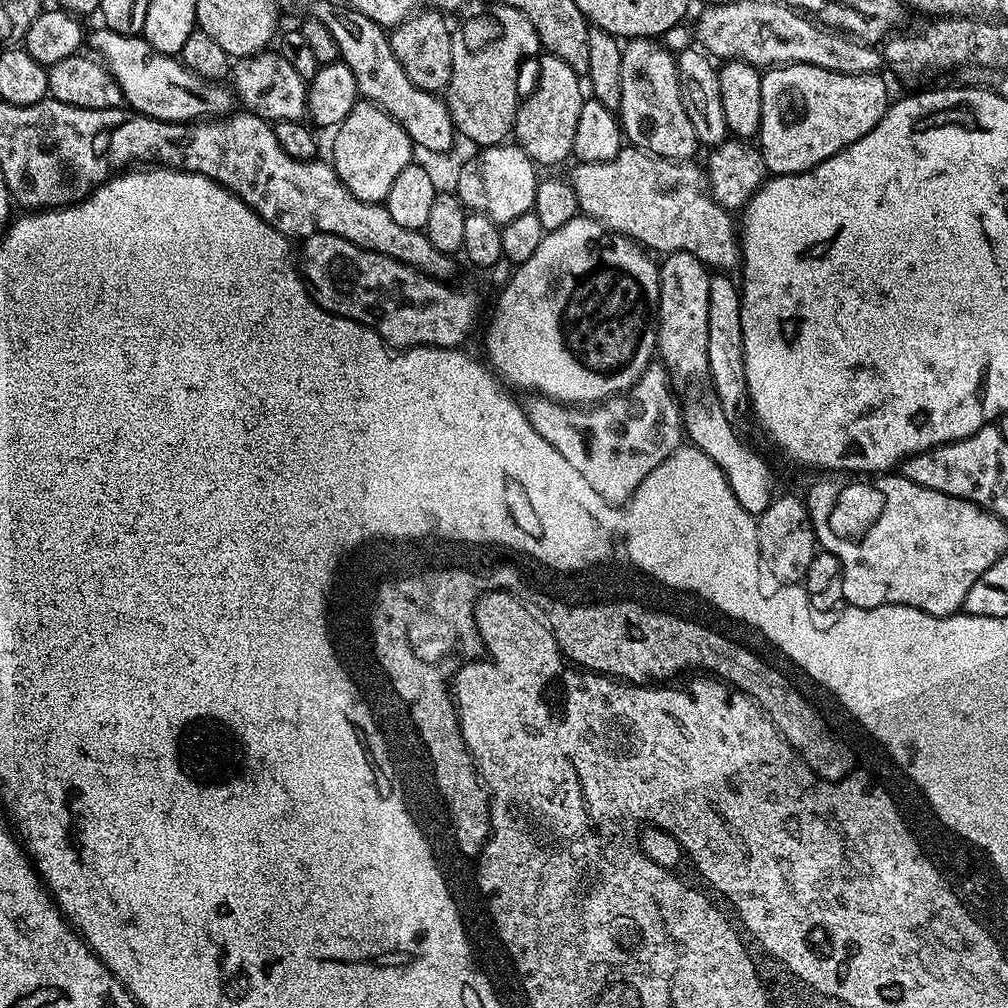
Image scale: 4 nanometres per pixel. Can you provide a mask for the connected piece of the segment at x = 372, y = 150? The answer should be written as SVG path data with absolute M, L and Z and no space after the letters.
M360 98L357 99L354 110L350 110L350 114L346 114L346 118L335 129L334 135L336 137L332 140L330 163L338 178L342 178L346 190L350 190L350 194L354 194L354 198L362 202L383 204L384 199L390 194L390 186L394 186L394 178L398 178L398 174L402 174L402 170L406 170L406 166L414 160L414 145L406 130L402 130L398 121L378 105Z

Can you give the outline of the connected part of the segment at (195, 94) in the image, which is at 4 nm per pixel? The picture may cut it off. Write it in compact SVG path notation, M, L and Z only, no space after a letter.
M97 26L93 32L91 29L87 33L86 44L107 64L110 74L122 90L124 104L133 112L141 112L155 120L191 124L193 120L219 118L233 111L233 93L229 89L228 93L223 88L223 83L194 74L194 70L187 68L176 56L167 56L154 50L154 46L150 46L150 42L146 42L143 35L127 36Z

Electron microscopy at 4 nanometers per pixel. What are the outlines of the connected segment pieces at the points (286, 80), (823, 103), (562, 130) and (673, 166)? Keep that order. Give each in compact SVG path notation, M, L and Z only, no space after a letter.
M265 50L257 54L257 56L246 56L235 61L234 67L230 72L230 80L236 83L234 87L235 95L238 97L247 111L261 116L263 120L275 122L277 120L299 120L303 121L308 115L308 86L309 81L302 78L302 74L298 74L298 70L294 70L294 66L290 66L287 55L283 51L272 52L273 50Z
M781 64L767 69L760 77L762 118L758 133L765 169L778 176L808 172L870 134L890 103L888 84L882 77L838 74L809 64Z
M551 54L541 55L539 60L540 81L536 89L529 96L527 93L517 107L514 140L537 165L560 164L572 156L574 129L578 127L578 114L586 96L580 93L581 77L569 64Z
M624 146L618 155L610 158L610 162L577 163L575 167L576 169L570 173L570 179L574 186L574 194L578 194L580 212L591 220L597 220L609 232L627 236L629 240L635 240L637 244L653 253L694 254L694 258L698 258L709 269L720 274L728 274L733 271L731 268L741 267L737 221L733 213L728 212L712 197L705 169L701 165L699 168L696 162L667 160L661 156L653 156L651 152L645 152L642 148Z

